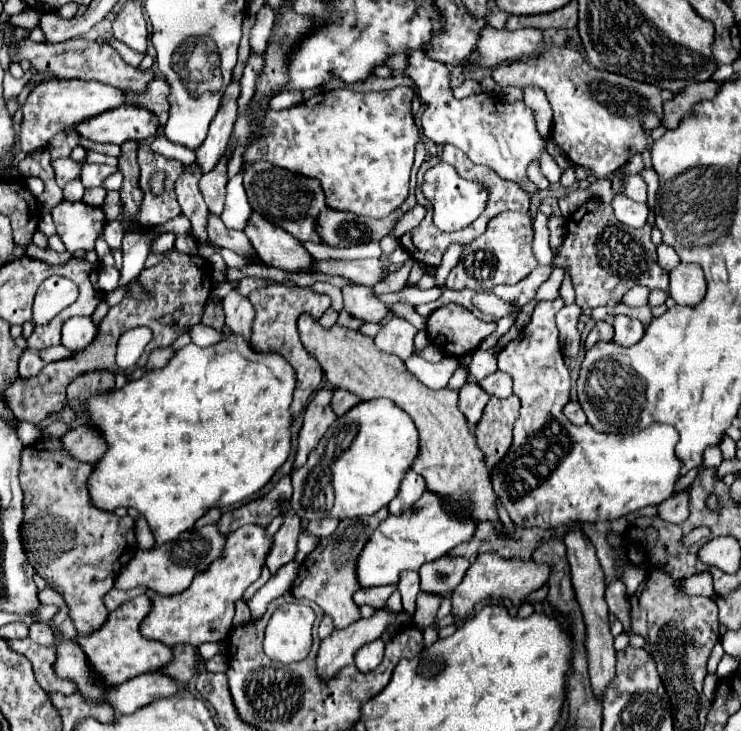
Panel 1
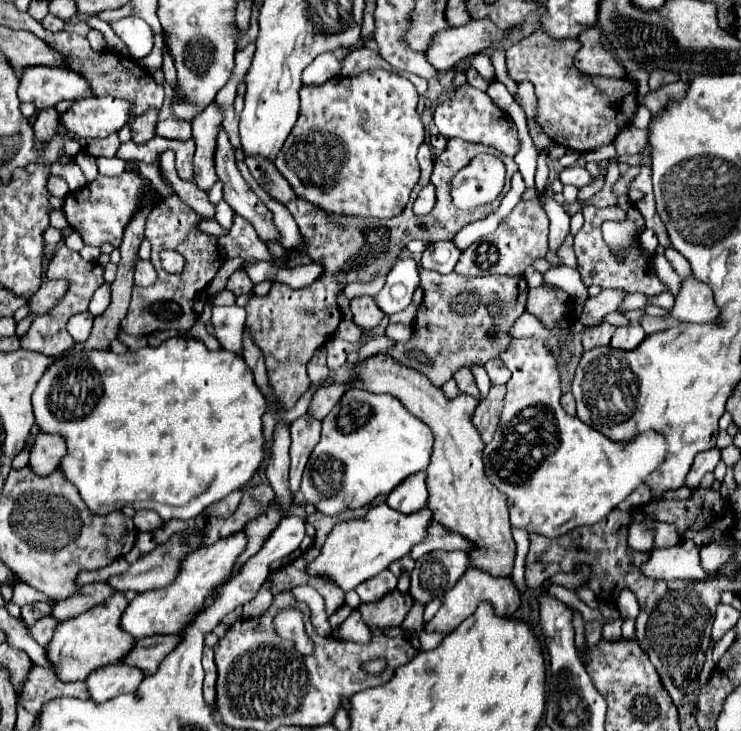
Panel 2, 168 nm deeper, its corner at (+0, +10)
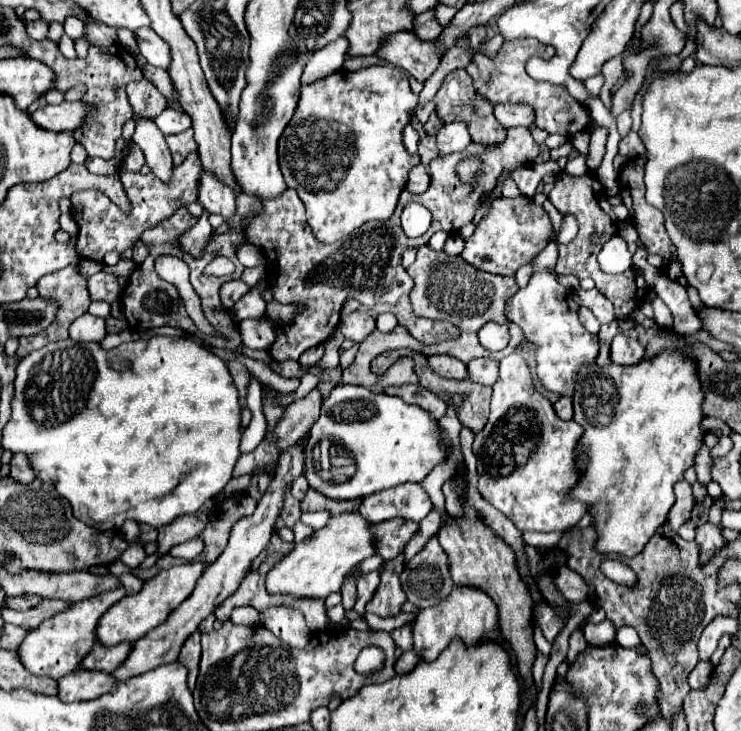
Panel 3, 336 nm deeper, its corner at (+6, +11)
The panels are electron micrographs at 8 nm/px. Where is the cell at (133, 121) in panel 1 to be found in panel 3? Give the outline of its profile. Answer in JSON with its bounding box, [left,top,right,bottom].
[29,102,87,132]

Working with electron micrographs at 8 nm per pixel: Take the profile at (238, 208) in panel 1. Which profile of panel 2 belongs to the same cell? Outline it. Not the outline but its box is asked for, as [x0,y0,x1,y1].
[215,199,235,229]

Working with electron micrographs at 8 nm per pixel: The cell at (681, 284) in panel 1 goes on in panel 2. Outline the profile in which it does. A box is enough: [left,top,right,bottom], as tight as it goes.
[671,275,719,323]

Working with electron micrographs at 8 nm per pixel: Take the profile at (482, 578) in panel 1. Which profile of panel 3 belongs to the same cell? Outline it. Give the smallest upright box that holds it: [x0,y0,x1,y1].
[413,588,497,662]

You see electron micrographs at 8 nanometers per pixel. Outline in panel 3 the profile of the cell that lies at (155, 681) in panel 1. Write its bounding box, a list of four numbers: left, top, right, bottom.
[57,670,115,702]

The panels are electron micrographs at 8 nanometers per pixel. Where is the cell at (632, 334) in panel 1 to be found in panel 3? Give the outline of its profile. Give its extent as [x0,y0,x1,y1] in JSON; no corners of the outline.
[611,334,645,366]

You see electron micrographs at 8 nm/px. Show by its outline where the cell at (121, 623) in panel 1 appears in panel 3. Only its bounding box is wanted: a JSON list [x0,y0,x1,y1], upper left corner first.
[17,586,125,680]

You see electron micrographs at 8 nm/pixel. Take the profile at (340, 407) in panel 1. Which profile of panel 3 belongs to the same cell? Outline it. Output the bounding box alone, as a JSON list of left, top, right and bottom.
[273,388,323,452]

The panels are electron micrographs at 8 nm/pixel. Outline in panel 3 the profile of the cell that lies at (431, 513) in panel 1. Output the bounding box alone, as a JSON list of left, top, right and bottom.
[267,512,373,598]

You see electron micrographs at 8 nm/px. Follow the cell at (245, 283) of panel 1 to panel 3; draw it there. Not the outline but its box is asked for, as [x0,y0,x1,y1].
[221,280,249,310]

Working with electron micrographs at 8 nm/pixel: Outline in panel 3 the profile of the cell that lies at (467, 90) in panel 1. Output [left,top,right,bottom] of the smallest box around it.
[465,38,591,138]

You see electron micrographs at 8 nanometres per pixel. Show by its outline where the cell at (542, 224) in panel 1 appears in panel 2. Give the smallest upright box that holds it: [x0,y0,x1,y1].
[543,265,588,304]

